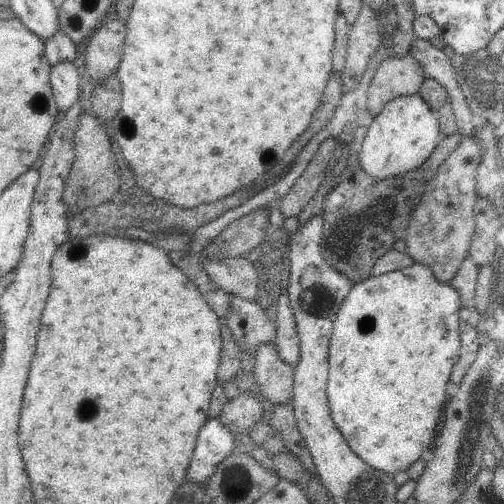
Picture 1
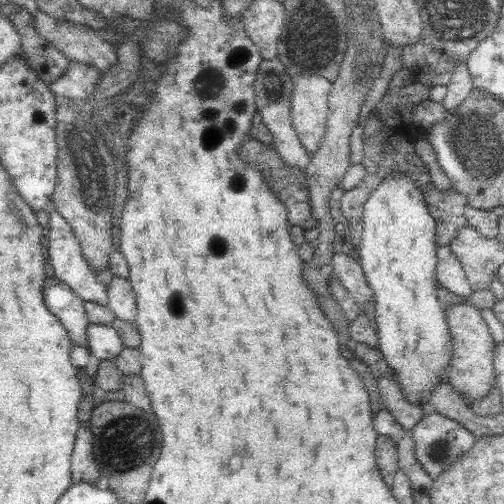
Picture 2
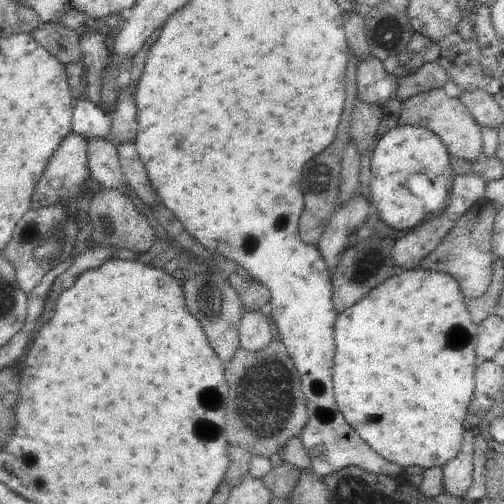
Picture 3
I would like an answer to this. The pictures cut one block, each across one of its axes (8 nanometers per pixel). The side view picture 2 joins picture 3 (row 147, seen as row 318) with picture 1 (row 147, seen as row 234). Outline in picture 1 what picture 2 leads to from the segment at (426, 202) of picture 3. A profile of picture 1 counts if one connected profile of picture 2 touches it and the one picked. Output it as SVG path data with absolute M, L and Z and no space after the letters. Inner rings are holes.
M419 94L407 96L407 98L405 96L393 98L373 118L365 134L361 154L359 154L361 170L377 182L405 176L407 172L417 170L431 156L439 140L441 138L439 138L437 114L431 112L431 108L425 104L425 100Z

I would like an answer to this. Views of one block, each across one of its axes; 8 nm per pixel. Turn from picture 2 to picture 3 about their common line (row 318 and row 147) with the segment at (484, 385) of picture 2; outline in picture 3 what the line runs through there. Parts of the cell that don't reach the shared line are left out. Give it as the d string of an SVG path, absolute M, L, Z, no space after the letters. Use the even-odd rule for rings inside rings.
M443 88L433 90L427 94L419 94L409 98L407 102L401 102L401 114L399 114L399 128L403 126L417 126L417 128L427 128L433 134L439 136L443 146L449 150L449 156L467 160L469 164L477 162L483 156L483 142L481 142L481 132L479 124L473 120L471 112L459 98L449 98Z

